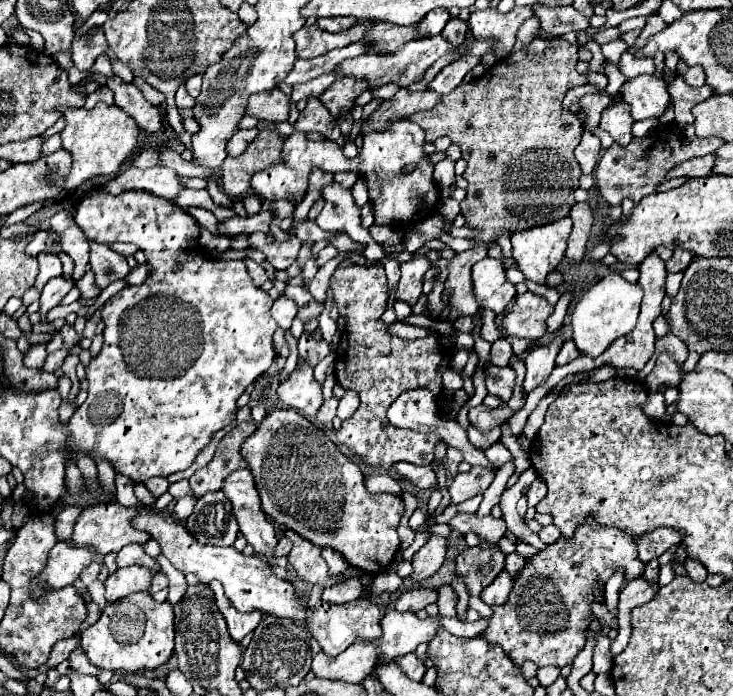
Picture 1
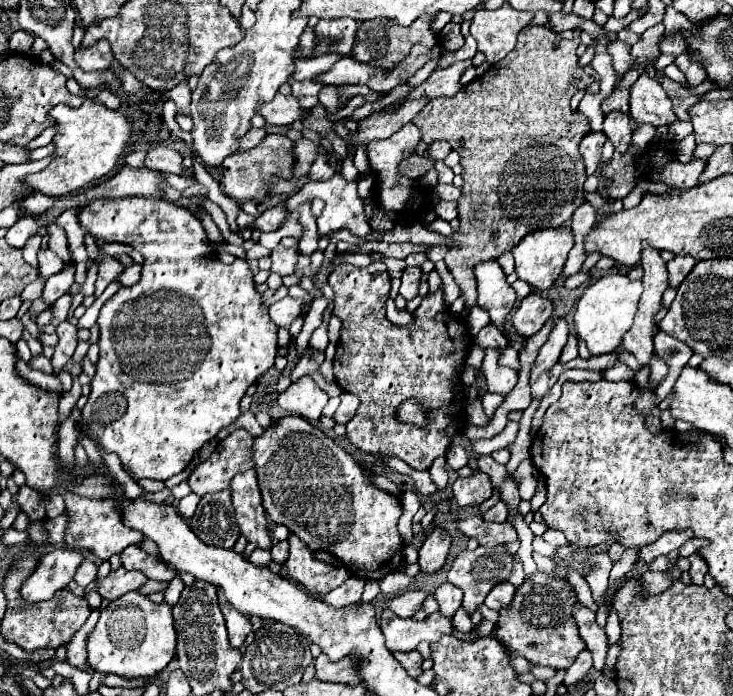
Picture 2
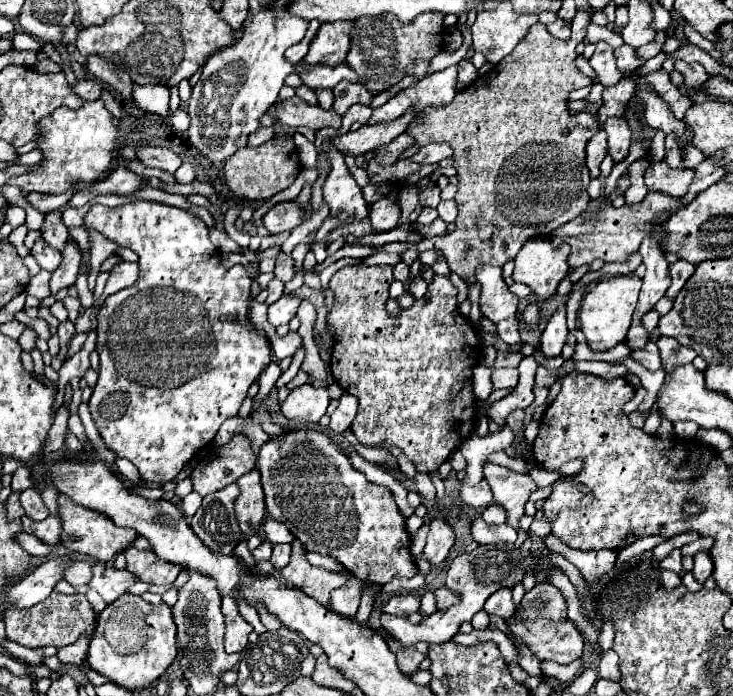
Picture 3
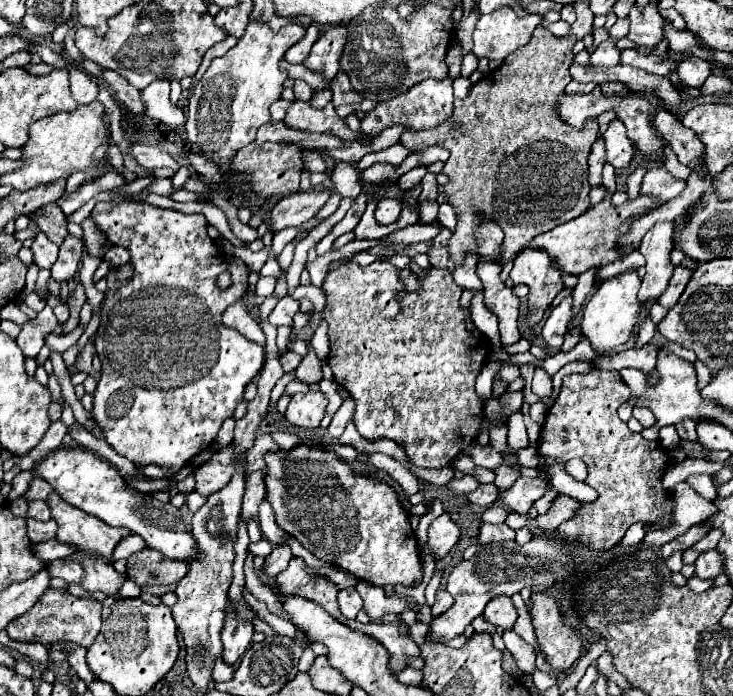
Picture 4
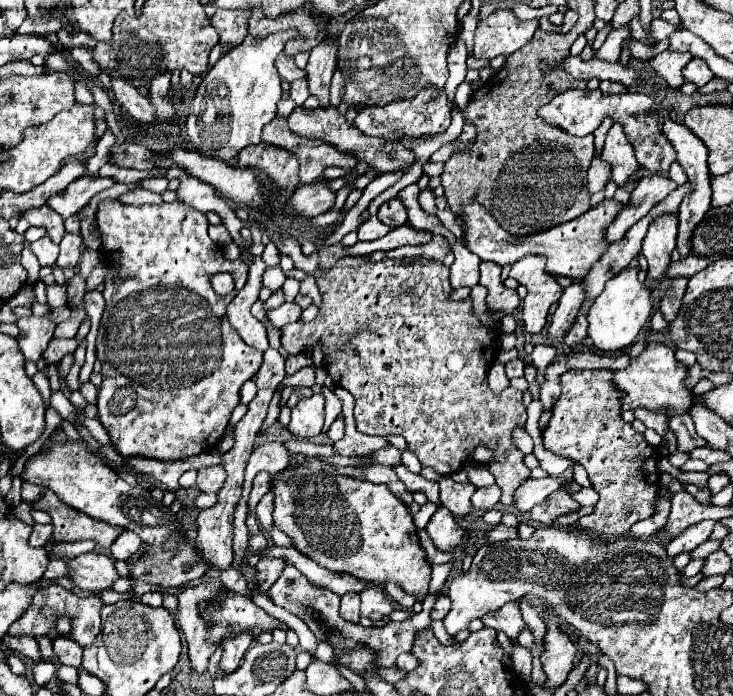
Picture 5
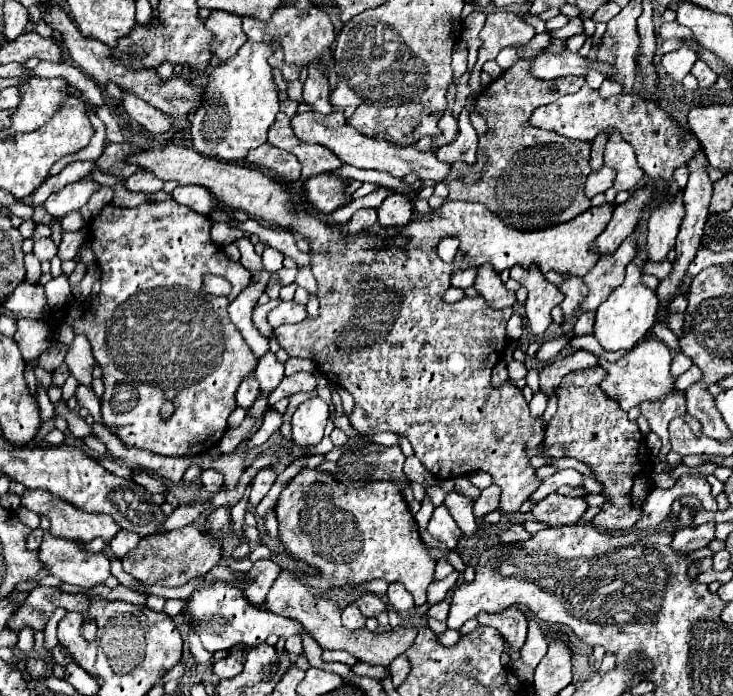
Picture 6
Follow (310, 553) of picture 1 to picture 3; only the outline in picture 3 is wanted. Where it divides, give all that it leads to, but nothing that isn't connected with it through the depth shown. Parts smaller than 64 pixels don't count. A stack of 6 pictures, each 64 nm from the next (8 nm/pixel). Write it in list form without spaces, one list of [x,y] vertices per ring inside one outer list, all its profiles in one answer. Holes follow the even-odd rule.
[[[300,540],[292,542],[292,558],[286,568],[282,568],[282,578],[288,586],[300,588],[304,594],[316,598],[320,604],[330,606],[330,592],[342,586],[350,574],[348,572],[330,572],[320,566],[312,566],[306,558],[306,550]]]

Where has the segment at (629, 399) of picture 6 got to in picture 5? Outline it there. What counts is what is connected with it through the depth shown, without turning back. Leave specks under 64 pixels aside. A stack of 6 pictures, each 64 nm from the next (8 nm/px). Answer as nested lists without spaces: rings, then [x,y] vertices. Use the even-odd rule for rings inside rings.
[[[648,342],[644,352],[632,362],[626,370],[614,372],[614,382],[620,390],[624,390],[628,396],[622,402],[624,410],[636,410],[644,406],[646,410],[662,410],[668,420],[672,420],[678,414],[688,414],[692,408],[692,402],[696,400],[696,394],[686,388],[686,376],[688,368],[676,362],[674,350],[660,342]]]

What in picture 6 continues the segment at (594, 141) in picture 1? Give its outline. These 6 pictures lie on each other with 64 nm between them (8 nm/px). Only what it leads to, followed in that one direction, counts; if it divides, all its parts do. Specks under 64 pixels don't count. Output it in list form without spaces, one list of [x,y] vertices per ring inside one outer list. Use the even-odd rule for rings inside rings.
[[[602,166],[602,170],[592,172],[592,174],[588,176],[588,182],[586,182],[586,196],[592,198],[592,196],[596,196],[598,192],[606,192],[606,190],[612,186],[614,176],[616,176],[616,172],[614,172],[610,166]]]

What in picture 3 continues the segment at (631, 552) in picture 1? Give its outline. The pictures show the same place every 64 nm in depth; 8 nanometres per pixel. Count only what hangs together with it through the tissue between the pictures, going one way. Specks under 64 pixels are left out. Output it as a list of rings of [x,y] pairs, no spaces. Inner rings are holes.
[[[536,582],[536,586],[524,594],[520,606],[516,608],[516,616],[512,616],[512,620],[506,620],[506,626],[510,628],[510,638],[528,646],[540,662],[552,660],[556,664],[570,664],[582,656],[584,638],[576,630],[574,622],[568,620],[566,610],[566,598],[556,586],[548,582]]]

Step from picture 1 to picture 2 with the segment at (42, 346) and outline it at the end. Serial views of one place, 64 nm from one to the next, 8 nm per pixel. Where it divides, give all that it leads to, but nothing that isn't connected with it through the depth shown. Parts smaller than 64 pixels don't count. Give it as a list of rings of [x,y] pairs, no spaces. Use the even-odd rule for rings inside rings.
[[[40,354],[40,356],[32,356],[32,358],[30,358],[30,362],[28,362],[28,366],[30,366],[30,368],[36,368],[36,370],[44,370],[46,374],[50,374],[50,372],[52,372],[50,360],[48,360],[44,354]]]

